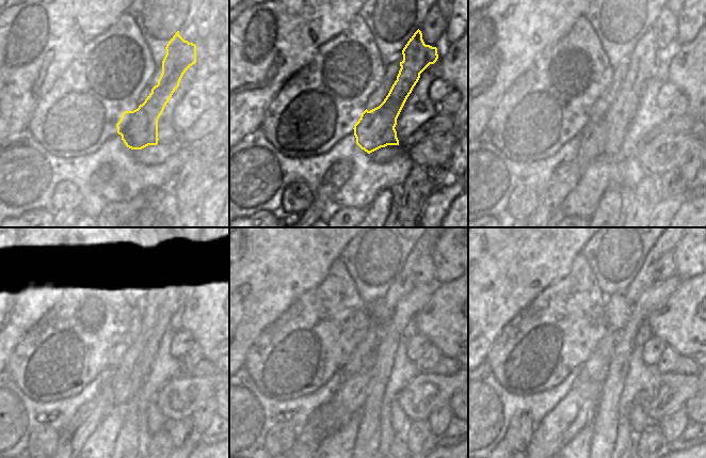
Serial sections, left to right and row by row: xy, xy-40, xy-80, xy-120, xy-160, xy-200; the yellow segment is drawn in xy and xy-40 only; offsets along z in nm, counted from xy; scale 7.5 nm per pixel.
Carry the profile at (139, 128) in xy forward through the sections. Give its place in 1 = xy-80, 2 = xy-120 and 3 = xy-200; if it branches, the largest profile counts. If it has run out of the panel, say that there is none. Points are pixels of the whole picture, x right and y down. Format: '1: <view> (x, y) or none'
1: xy-80 (603, 139)
2: xy-120 (125, 381)
3: xy-200 (576, 410)

